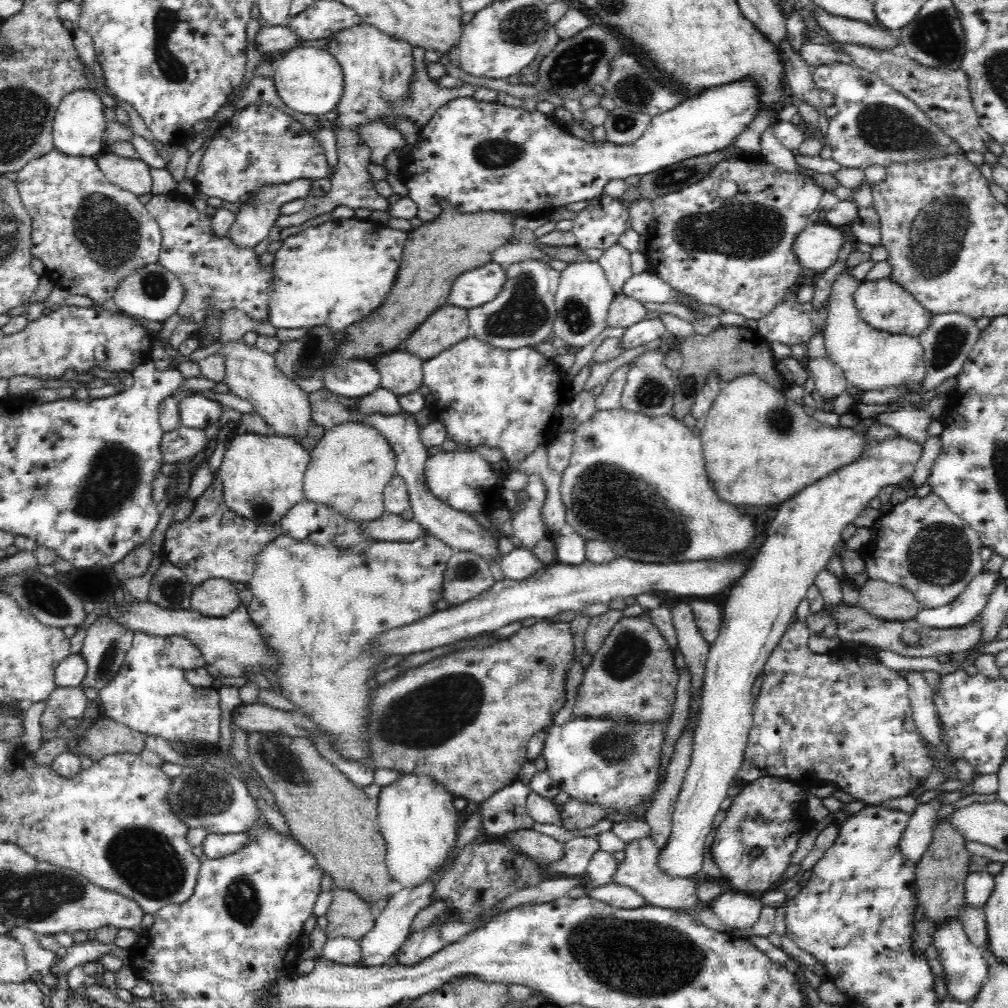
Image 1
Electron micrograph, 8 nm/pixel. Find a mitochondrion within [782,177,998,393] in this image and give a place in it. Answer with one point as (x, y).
(939, 230)

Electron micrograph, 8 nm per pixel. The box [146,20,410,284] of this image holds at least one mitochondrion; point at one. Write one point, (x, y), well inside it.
(264, 139)

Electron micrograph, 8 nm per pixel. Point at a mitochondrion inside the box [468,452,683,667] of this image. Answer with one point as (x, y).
(598, 489)

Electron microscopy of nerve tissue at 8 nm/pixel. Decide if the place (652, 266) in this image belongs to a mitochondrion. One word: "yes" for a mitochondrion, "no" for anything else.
no

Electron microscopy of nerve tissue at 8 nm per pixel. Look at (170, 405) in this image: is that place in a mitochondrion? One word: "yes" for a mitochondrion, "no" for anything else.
no

